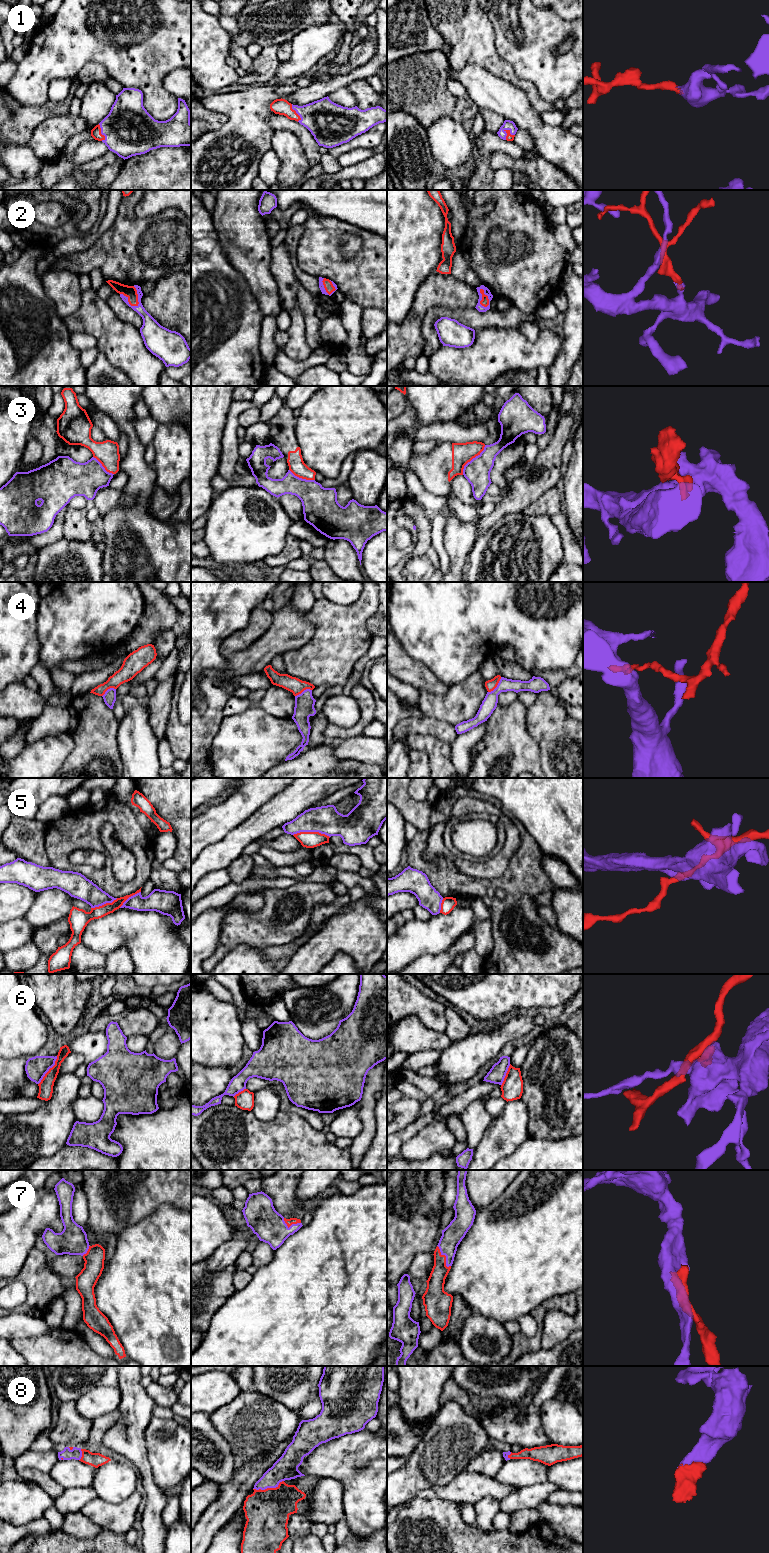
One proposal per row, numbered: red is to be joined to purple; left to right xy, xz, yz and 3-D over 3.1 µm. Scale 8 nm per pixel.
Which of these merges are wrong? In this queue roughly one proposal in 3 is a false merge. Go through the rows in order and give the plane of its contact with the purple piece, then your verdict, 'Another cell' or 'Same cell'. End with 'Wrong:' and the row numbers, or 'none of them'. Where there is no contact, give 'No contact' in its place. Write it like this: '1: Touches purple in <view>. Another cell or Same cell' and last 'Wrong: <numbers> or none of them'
1: Touches purple in yz. Same cell
2: Touches purple in xy. Same cell
3: Touches purple in yz. Same cell
4: Touches purple in yz. Another cell
5: Touches purple in xz. Another cell
6: Touches purple in xy. Another cell
7: Touches purple in yz. Same cell
8: Touches purple in xz. Same cell
Wrong: 4, 5, 6

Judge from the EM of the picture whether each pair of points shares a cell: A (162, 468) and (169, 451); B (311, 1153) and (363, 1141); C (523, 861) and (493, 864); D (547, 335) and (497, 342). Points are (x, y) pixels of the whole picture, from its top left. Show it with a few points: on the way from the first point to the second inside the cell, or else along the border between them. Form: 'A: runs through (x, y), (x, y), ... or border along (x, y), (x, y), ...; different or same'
A: runs through (166, 464), (169, 461), (169, 455); same
B: border along (348, 1148), (352, 1159); different
C: border along (520, 841), (504, 872), (492, 878); different
D: runs through (535, 346), (509, 346); same

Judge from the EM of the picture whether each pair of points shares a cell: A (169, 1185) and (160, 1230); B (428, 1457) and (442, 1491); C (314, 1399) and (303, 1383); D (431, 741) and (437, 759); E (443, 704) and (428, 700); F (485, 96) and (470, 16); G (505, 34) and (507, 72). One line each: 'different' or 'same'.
A: different
B: different
C: different
D: same
E: same
F: different
G: different

